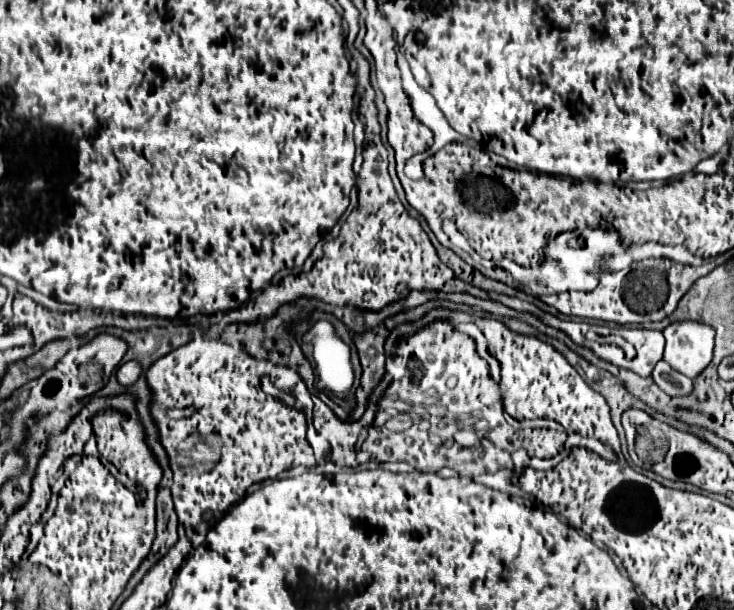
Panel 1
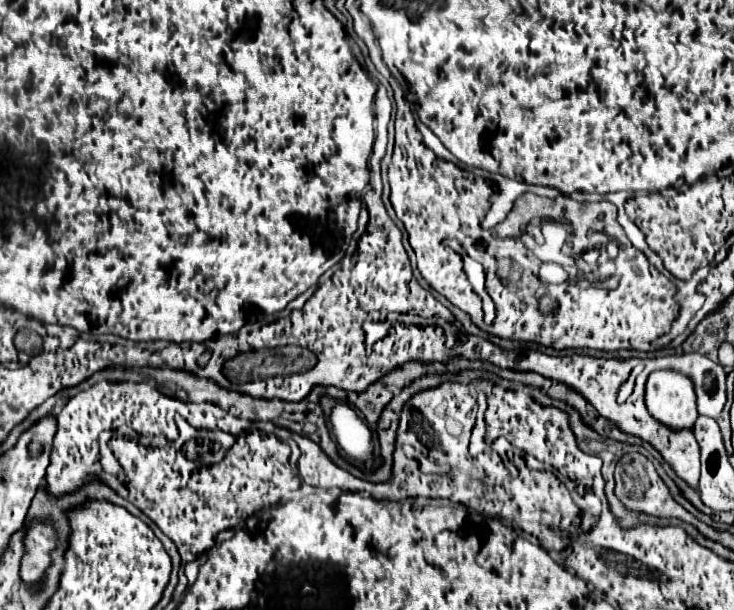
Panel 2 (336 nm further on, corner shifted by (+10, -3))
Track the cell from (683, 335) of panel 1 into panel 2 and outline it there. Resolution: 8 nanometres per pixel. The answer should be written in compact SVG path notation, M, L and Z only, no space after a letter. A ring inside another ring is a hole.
M654 371L646 381L646 409L668 429L692 429L698 419L692 381L676 371Z

